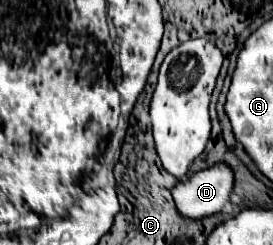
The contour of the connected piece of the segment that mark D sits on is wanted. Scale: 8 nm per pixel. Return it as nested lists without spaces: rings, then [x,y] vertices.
[[[215,164],[195,172],[187,182],[179,182],[171,192],[183,216],[205,218],[223,210],[235,186],[235,174],[229,164]]]

